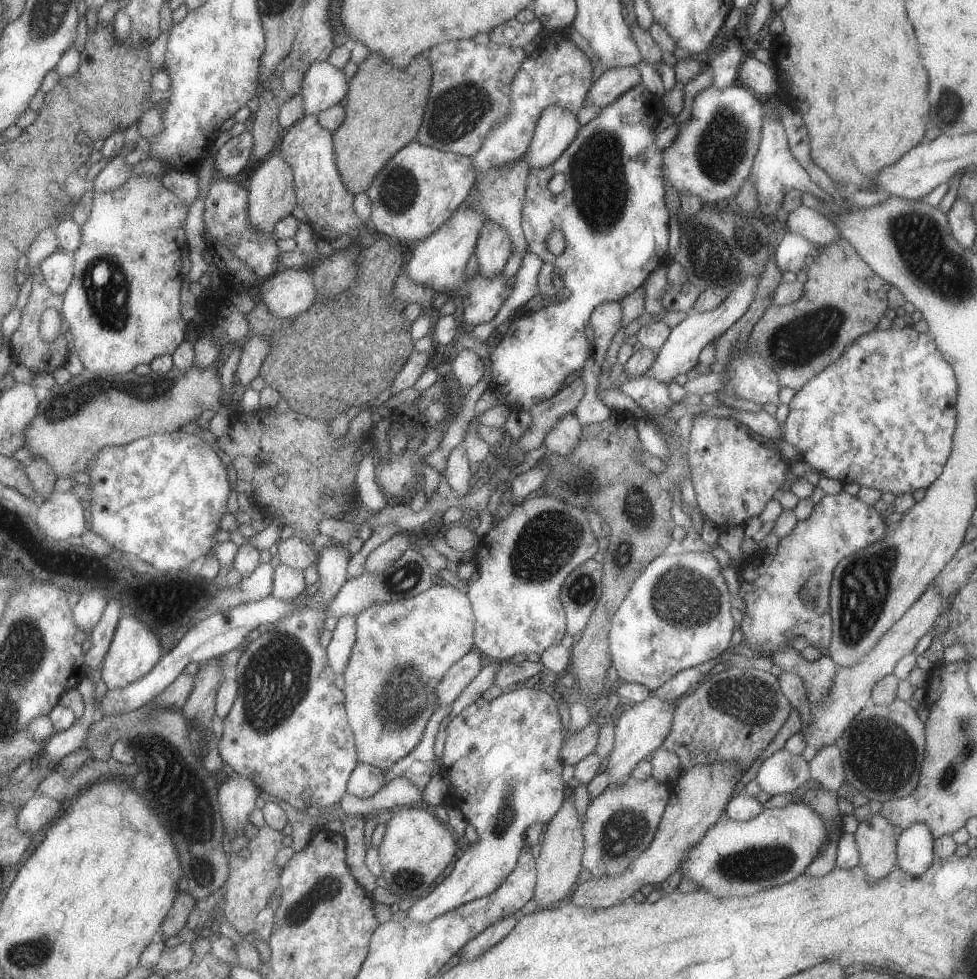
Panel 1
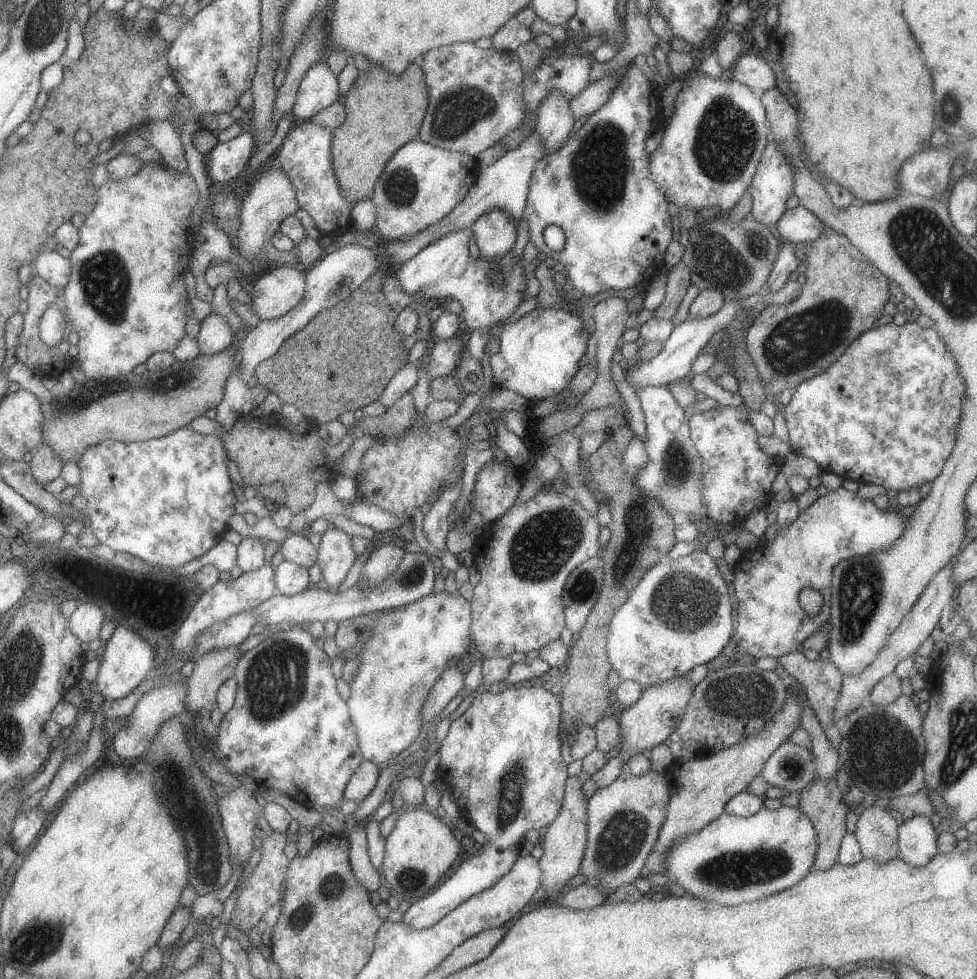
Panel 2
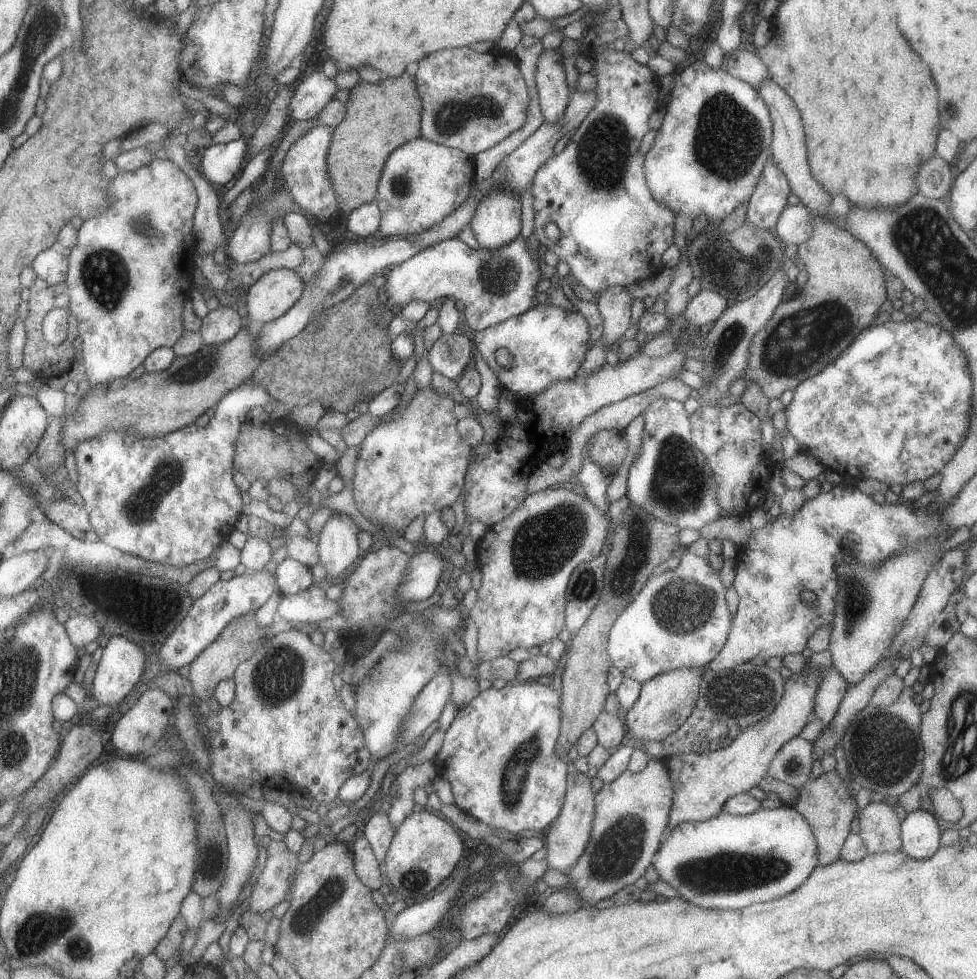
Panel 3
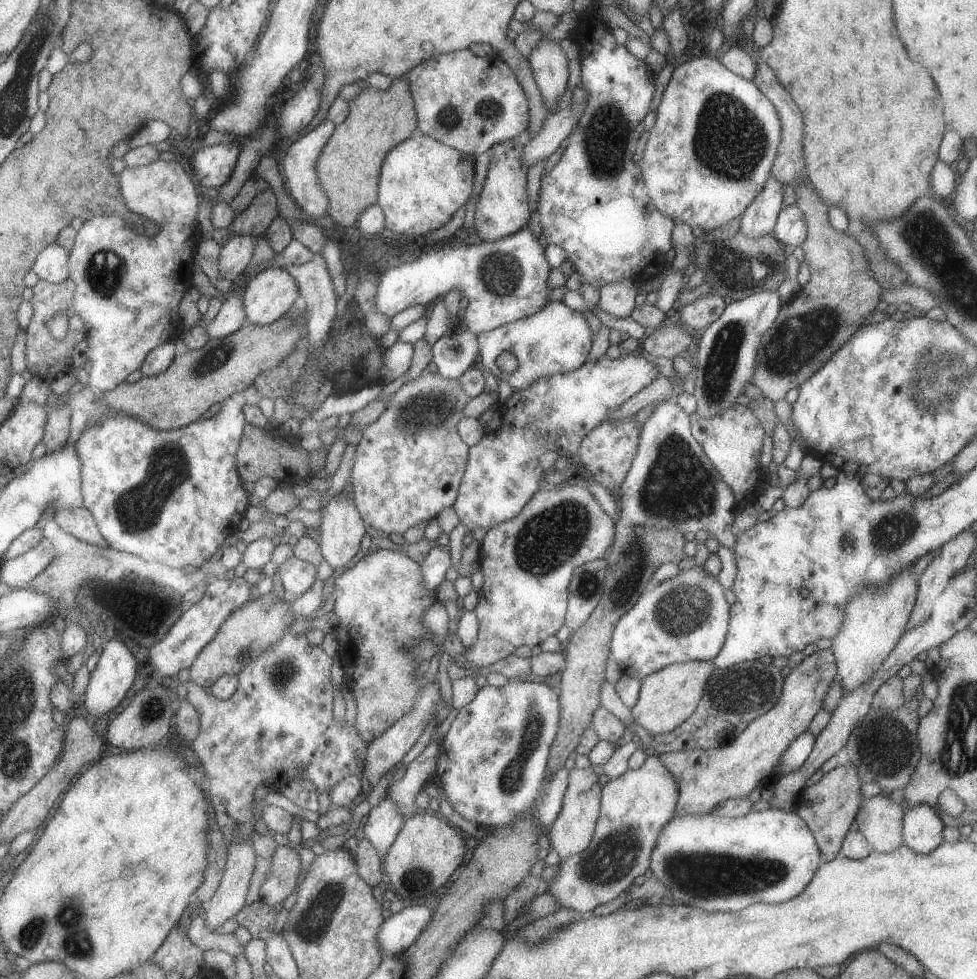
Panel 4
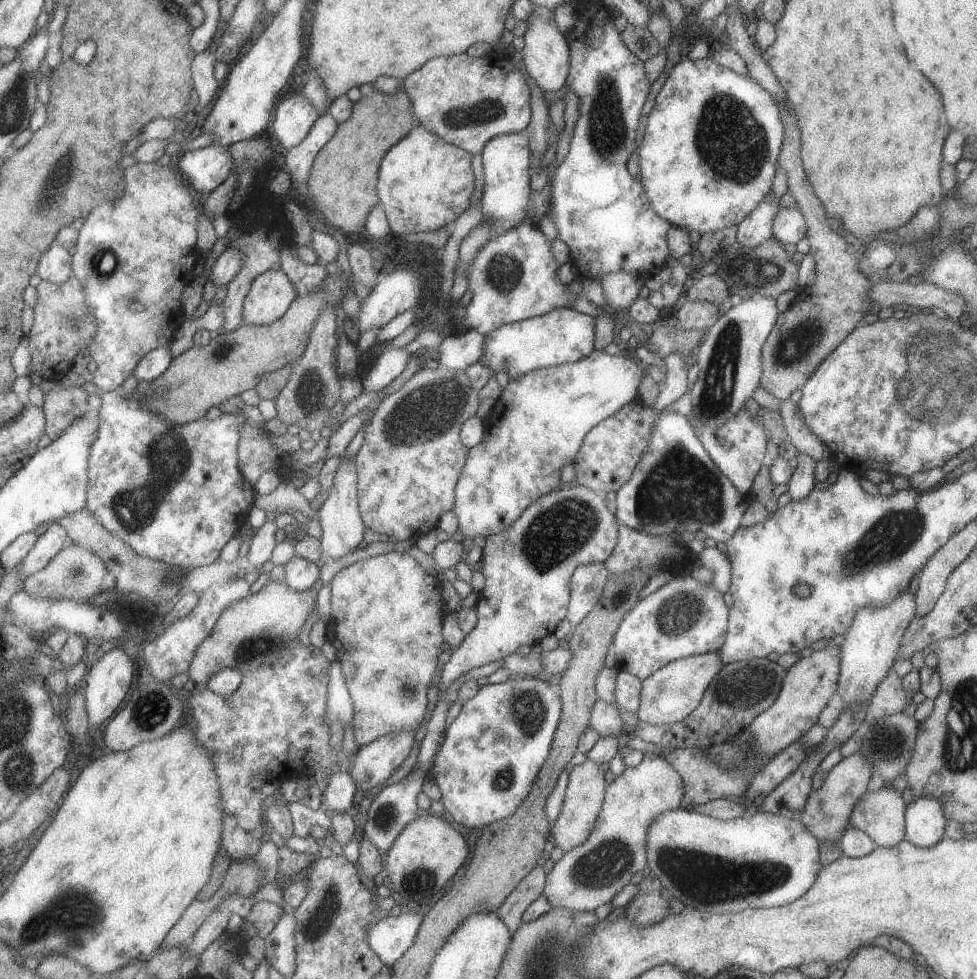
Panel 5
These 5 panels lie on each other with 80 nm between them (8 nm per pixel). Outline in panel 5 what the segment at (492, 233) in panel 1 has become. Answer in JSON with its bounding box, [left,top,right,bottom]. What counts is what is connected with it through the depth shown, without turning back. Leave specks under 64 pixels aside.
[481,131,532,230]

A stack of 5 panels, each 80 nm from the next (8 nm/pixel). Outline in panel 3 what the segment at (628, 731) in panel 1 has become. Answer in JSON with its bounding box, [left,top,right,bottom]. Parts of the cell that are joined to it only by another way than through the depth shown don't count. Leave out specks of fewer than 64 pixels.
[622,668,705,741]

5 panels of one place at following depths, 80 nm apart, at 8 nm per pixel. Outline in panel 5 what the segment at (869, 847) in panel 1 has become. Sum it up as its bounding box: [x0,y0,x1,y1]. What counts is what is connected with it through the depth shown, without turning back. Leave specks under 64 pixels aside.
[849,784,906,847]

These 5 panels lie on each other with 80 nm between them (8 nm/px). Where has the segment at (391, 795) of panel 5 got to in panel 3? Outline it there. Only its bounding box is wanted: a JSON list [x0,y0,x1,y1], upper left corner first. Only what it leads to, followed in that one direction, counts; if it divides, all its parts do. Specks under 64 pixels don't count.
[364,810,396,864]

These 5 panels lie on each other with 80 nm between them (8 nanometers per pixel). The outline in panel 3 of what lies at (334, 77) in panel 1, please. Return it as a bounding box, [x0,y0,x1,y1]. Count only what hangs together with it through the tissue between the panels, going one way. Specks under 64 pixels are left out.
[290,71,336,123]

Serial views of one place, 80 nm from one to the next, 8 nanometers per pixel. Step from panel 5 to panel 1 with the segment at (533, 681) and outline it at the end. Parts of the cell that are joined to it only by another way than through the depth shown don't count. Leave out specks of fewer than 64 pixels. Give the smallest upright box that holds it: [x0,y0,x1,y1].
[406,688,566,923]

